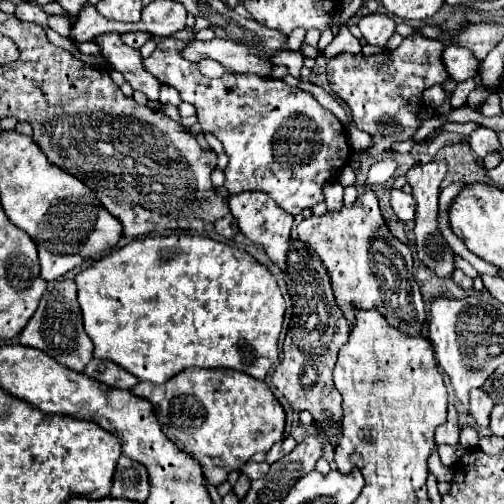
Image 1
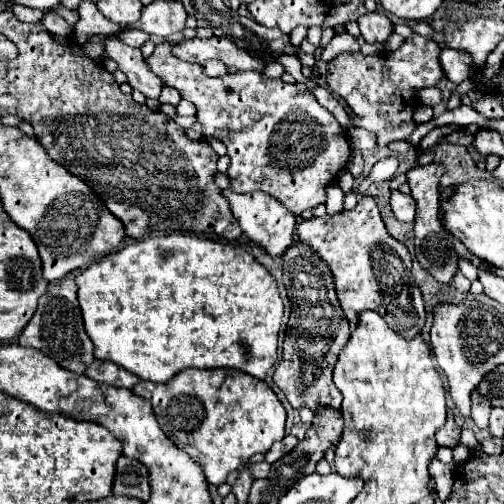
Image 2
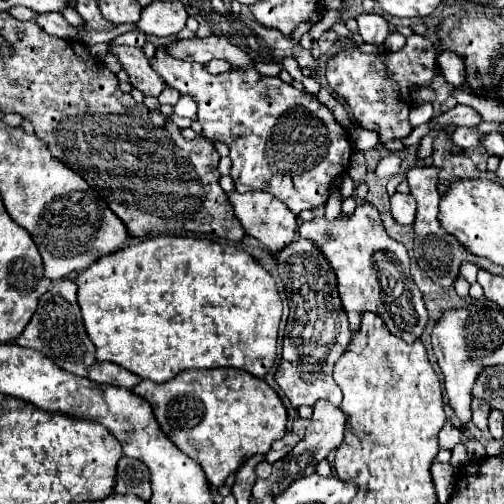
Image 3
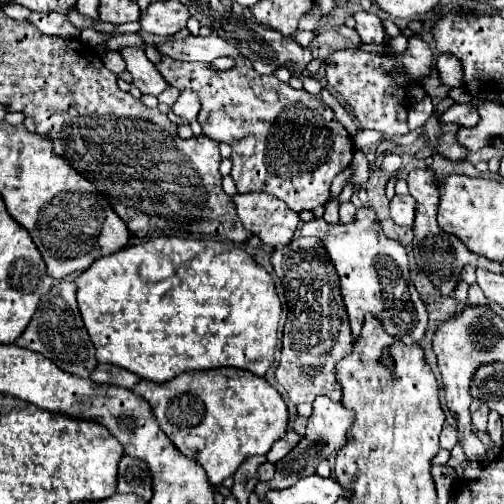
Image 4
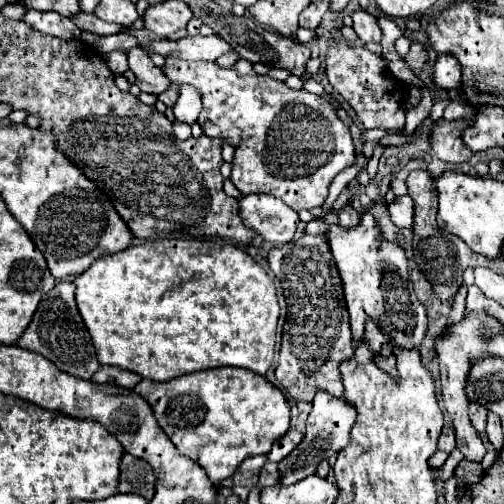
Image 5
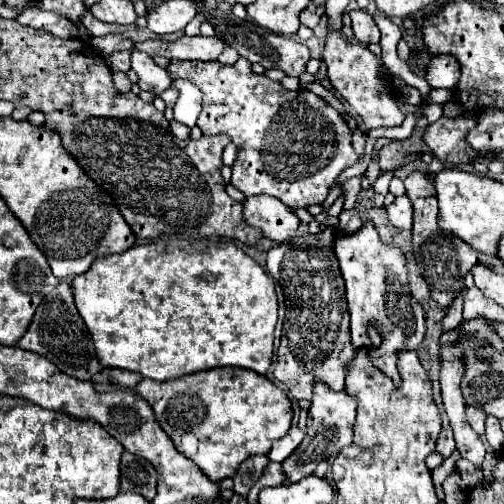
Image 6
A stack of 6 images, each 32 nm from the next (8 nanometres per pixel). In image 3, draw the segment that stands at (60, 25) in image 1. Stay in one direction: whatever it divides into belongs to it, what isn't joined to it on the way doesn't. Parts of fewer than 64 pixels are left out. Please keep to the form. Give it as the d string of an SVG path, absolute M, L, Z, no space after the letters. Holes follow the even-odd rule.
M60 12L38 14L34 22L36 22L44 32L48 32L48 34L52 34L52 36L56 34L58 38L64 38L64 40L74 40L74 38L78 36L78 28L70 26Z

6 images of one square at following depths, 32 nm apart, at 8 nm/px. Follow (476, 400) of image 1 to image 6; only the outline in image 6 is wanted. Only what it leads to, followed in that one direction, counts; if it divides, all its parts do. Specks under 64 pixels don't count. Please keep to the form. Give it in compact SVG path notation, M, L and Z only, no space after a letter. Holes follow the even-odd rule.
M468 406L466 408L466 420L468 424L478 432L478 436L484 436L484 422L486 422L486 414L482 408L476 406Z

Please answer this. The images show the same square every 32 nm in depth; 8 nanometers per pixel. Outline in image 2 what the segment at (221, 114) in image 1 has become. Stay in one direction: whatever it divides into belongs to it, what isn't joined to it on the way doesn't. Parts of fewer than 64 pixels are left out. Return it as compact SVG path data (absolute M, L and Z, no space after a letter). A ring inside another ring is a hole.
M170 42L158 44L154 54L146 60L152 72L164 80L166 86L176 88L182 98L192 100L198 108L197 121L202 124L202 134L206 138L216 138L226 144L230 156L230 188L234 192L254 192L262 190L280 200L290 212L296 216L304 210L312 210L318 204L326 202L326 186L332 184L348 164L350 144L346 138L346 130L338 124L338 120L318 104L312 92L300 92L294 84L286 84L280 78L268 78L258 72L228 72L218 78L210 78L204 74L200 64L184 62L172 54Z

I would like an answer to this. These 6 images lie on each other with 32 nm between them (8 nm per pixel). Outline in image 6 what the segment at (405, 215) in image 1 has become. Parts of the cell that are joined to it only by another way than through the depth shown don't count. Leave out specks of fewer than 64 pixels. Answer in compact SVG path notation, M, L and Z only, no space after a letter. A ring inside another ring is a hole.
M400 196L396 198L388 208L388 220L400 228L400 230L410 230L412 228L412 204L408 200L408 196Z

